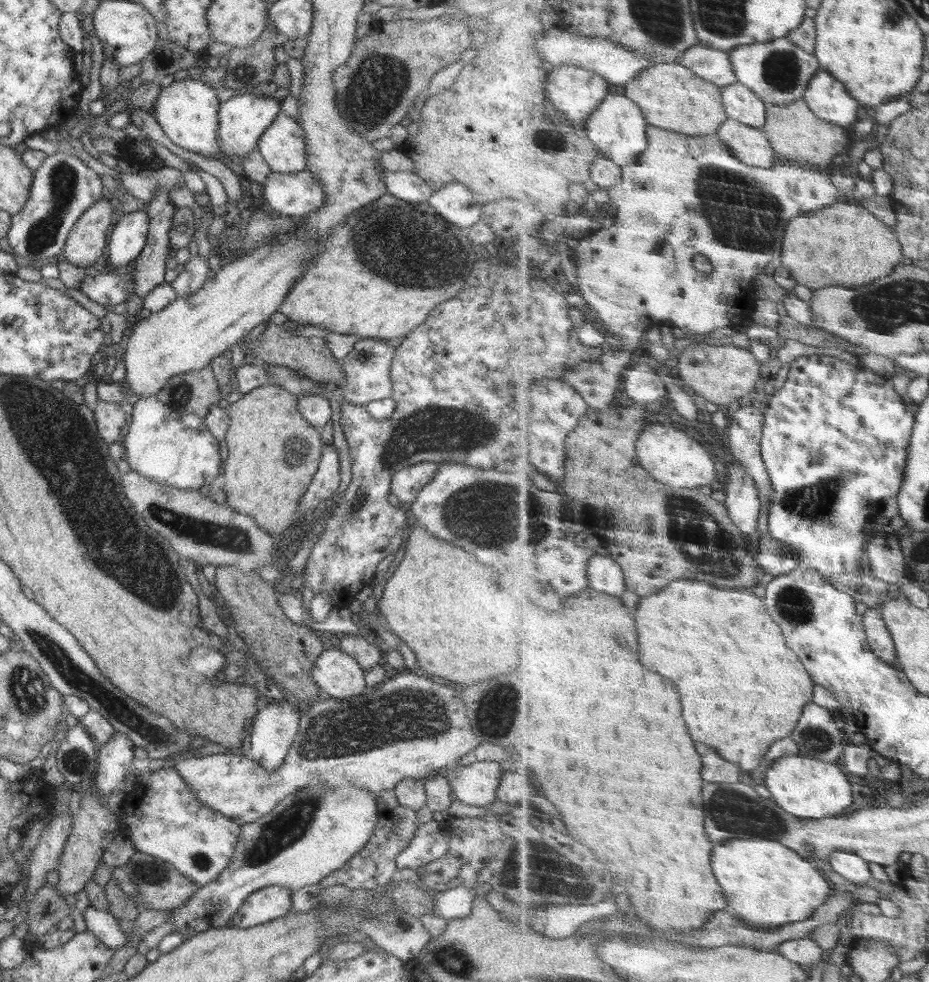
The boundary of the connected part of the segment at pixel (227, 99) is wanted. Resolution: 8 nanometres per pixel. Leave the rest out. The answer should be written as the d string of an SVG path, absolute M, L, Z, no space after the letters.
M256 90L238 96L226 95L223 97L218 112L220 148L233 161L250 154L257 148L260 136L272 125L272 122L282 113L281 104L274 97Z

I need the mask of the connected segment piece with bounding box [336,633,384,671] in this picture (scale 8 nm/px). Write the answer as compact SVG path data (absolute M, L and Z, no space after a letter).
M351 633L336 637L337 648L352 656L364 671L383 663L384 659L378 648L378 643Z

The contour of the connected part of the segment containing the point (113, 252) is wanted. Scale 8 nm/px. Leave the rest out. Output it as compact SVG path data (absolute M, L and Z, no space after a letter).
M146 210L126 213L120 217L107 242L110 266L128 266L142 252L149 230L148 219Z

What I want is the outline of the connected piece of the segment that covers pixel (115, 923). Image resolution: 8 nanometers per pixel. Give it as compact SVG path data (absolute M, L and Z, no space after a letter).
M88 907L83 915L87 930L99 938L107 951L122 948L128 942L120 921L107 910Z

